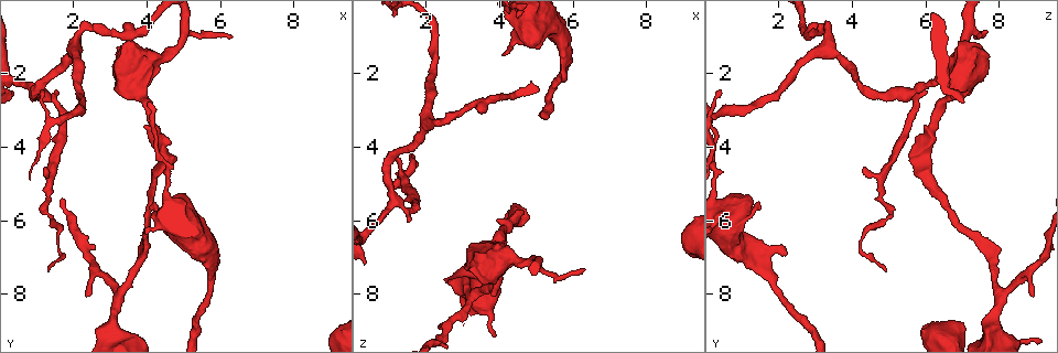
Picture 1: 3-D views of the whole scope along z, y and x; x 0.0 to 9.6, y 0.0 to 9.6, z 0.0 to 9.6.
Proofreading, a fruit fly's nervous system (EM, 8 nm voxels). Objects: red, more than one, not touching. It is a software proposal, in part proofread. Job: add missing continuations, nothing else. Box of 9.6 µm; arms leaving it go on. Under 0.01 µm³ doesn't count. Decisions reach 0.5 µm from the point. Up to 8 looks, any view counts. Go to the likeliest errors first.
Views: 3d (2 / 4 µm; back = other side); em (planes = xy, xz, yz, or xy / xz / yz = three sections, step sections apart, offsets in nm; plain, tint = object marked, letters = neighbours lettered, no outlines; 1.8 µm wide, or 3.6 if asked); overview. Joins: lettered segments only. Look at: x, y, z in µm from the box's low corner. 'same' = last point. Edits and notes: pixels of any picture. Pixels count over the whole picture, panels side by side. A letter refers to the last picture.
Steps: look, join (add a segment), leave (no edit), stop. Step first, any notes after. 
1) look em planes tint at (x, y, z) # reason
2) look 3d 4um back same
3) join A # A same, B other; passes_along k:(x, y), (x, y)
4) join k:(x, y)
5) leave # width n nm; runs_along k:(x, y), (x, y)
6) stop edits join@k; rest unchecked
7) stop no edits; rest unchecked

look 3d 2um at (1.30, 7.40, 4.85) # end of a long branch

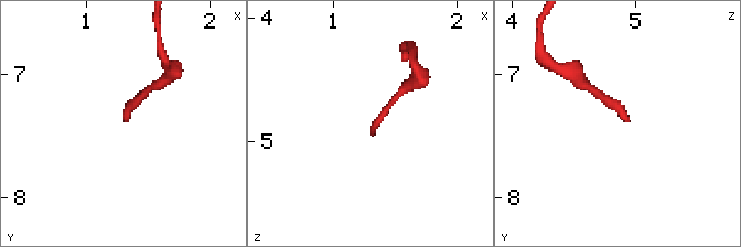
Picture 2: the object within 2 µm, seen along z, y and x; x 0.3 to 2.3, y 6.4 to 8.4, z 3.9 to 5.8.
look em planes tint at (1.34, 7.36, 4.92) # shape alone is not enough

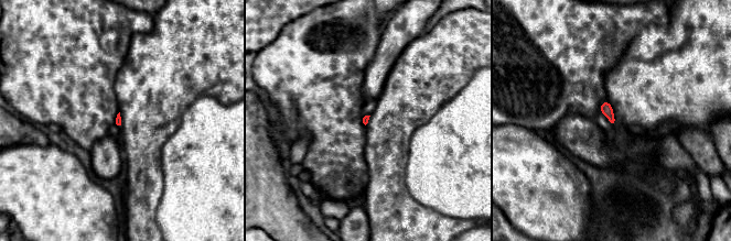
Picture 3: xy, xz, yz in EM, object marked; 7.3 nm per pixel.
look em planes letters same

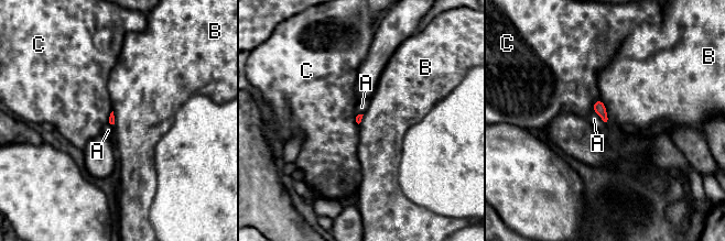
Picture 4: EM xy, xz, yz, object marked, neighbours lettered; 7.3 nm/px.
leave # width 50 nm; A other, B other, C other; none of them fits

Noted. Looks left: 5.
look 3d 4um at (5.70, 6.90, 2.20) # branch stops here

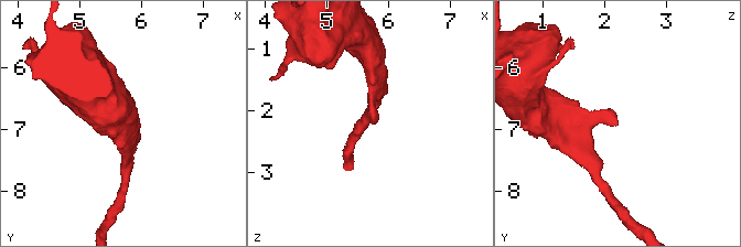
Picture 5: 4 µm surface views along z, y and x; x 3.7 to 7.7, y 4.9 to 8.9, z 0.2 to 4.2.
look em 3.6um yz step 4 letters at (5.70, 6.90, 2.20)

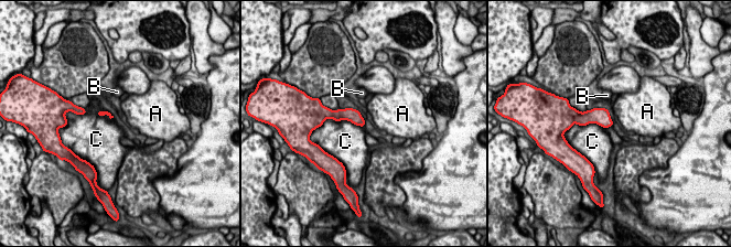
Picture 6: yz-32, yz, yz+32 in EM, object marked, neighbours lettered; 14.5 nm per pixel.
look em 3.6um planes letters same

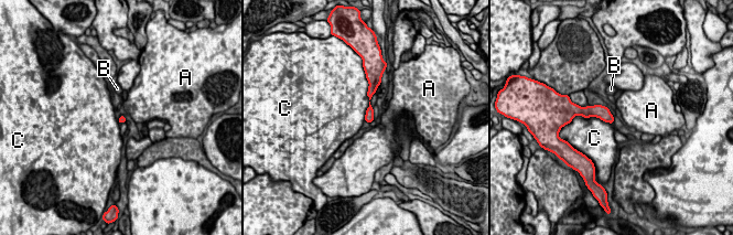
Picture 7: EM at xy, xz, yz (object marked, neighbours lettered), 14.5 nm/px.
leave # A other, B other, C other; border 7:(575, 115), (613, 124); none of them fits

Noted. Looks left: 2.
look em planes letters at (1.25, 4.60, 4.30) # branch stops here

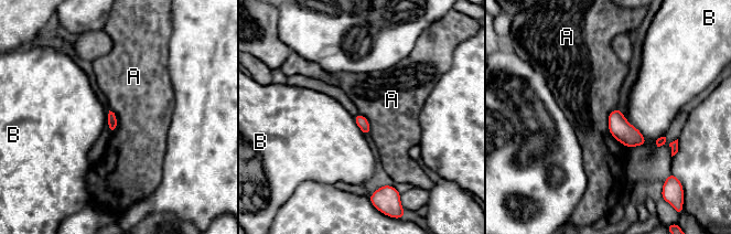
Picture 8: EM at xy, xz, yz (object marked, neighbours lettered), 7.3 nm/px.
leave # A other, B other; none of them fits

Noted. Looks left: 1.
stop no edits; rest unchecked

